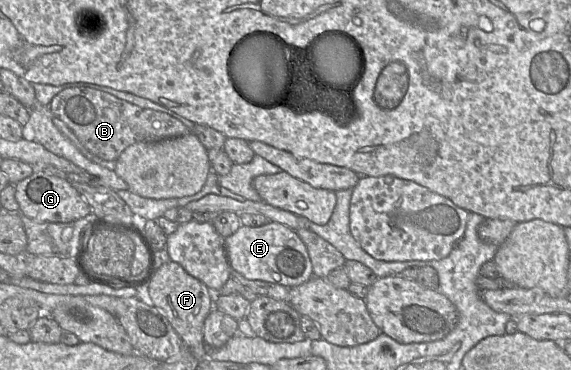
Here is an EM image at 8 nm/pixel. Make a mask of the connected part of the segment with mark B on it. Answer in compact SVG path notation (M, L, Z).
M89 87L62 90L52 98L47 108L73 131L88 151L107 161L116 161L134 143L156 142L190 133L183 123L165 113L141 108Z

